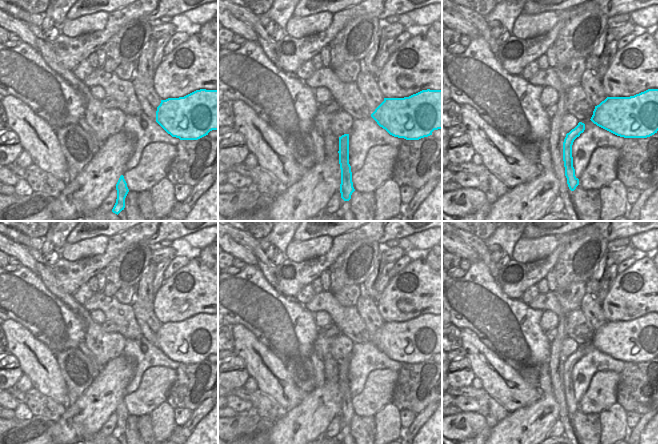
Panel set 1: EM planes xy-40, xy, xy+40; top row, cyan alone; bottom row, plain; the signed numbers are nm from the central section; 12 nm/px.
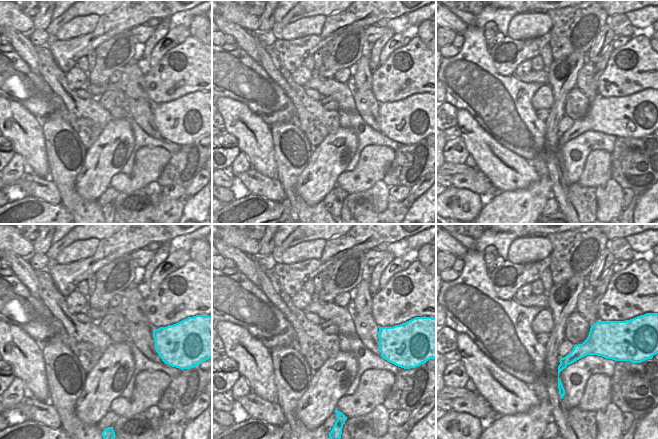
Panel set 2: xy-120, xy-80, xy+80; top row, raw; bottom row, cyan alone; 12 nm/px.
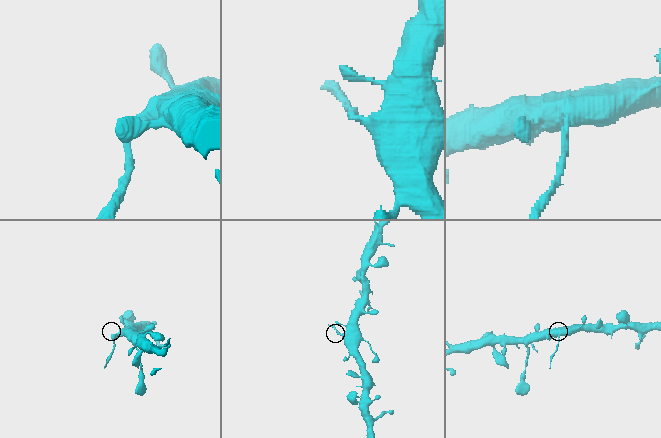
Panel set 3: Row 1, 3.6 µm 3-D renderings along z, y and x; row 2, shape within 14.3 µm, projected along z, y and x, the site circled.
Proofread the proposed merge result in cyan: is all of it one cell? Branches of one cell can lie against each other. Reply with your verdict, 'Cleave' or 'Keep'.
Cleave.

